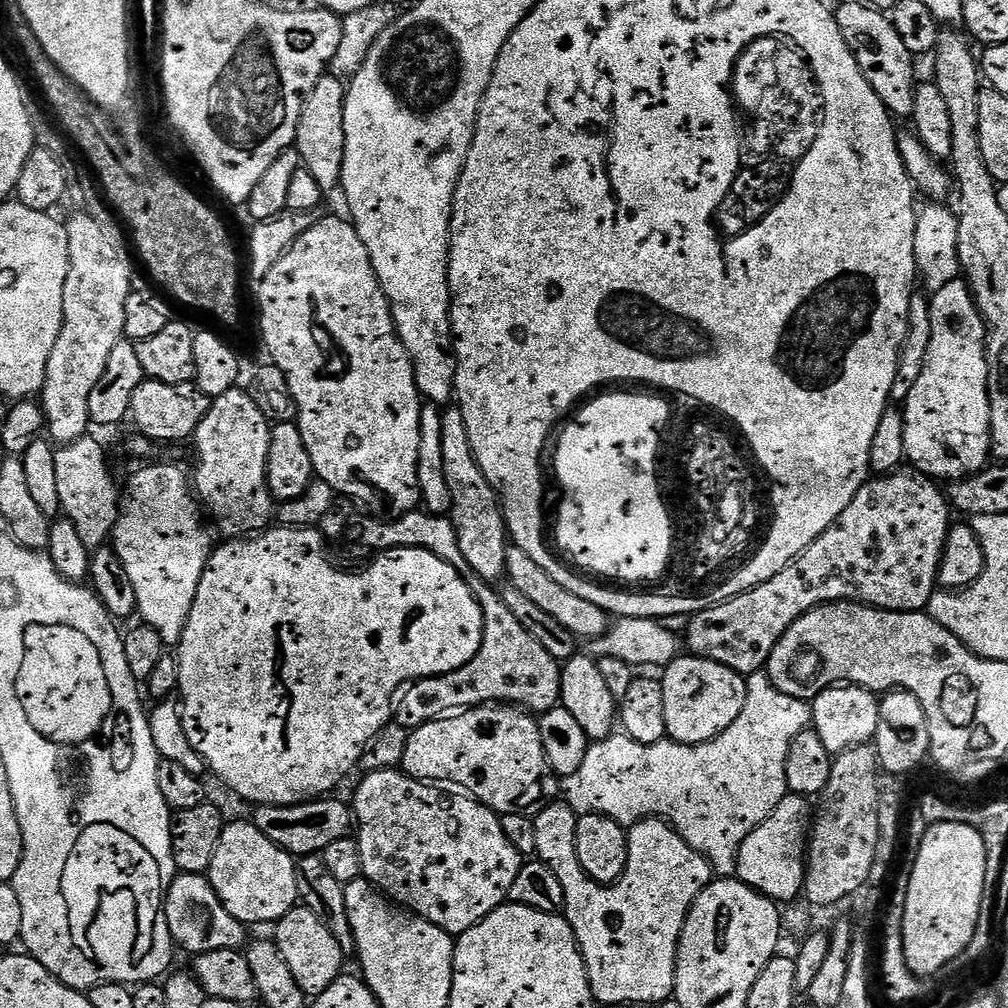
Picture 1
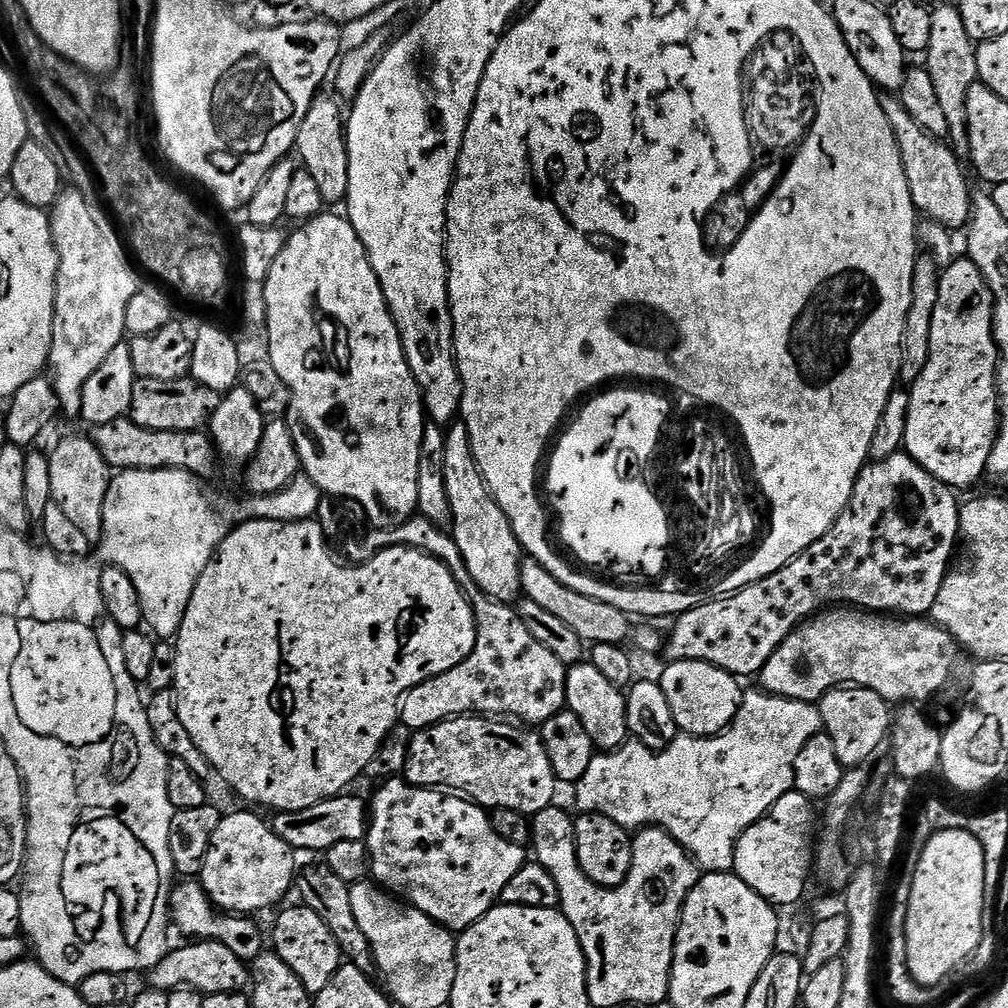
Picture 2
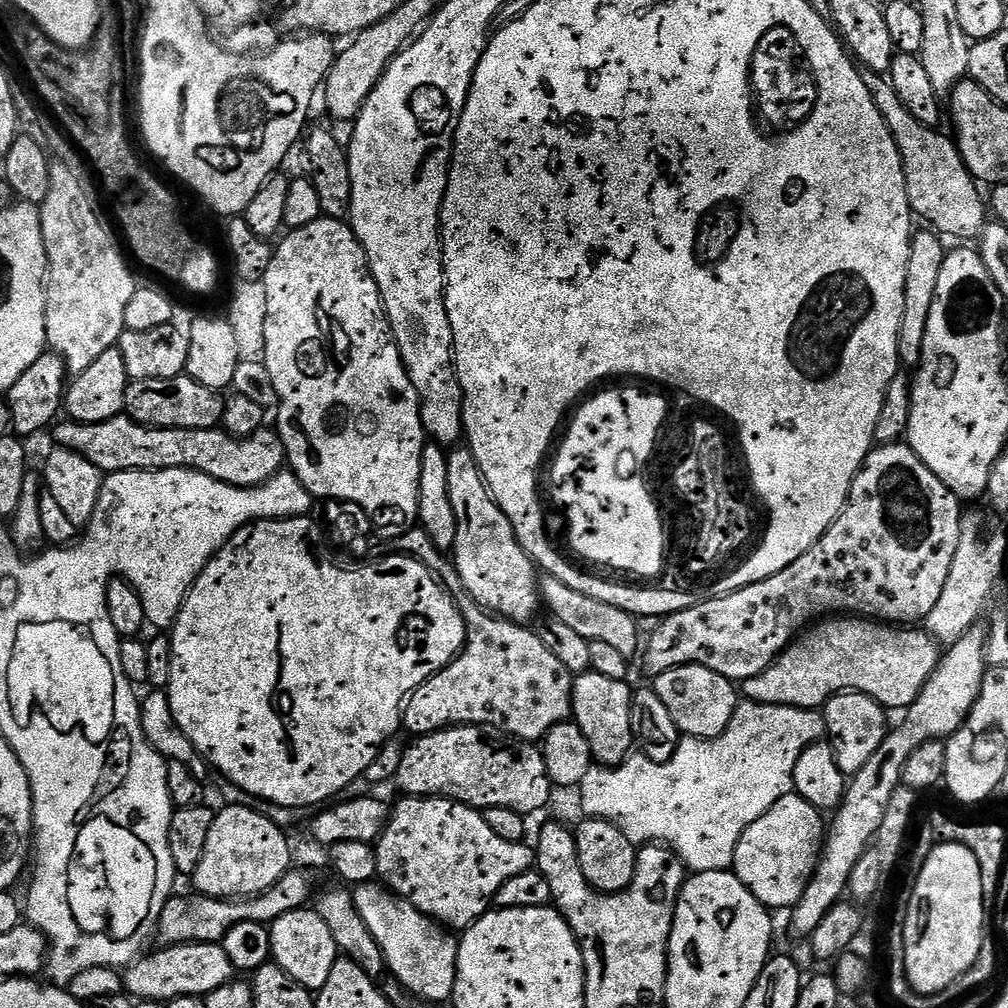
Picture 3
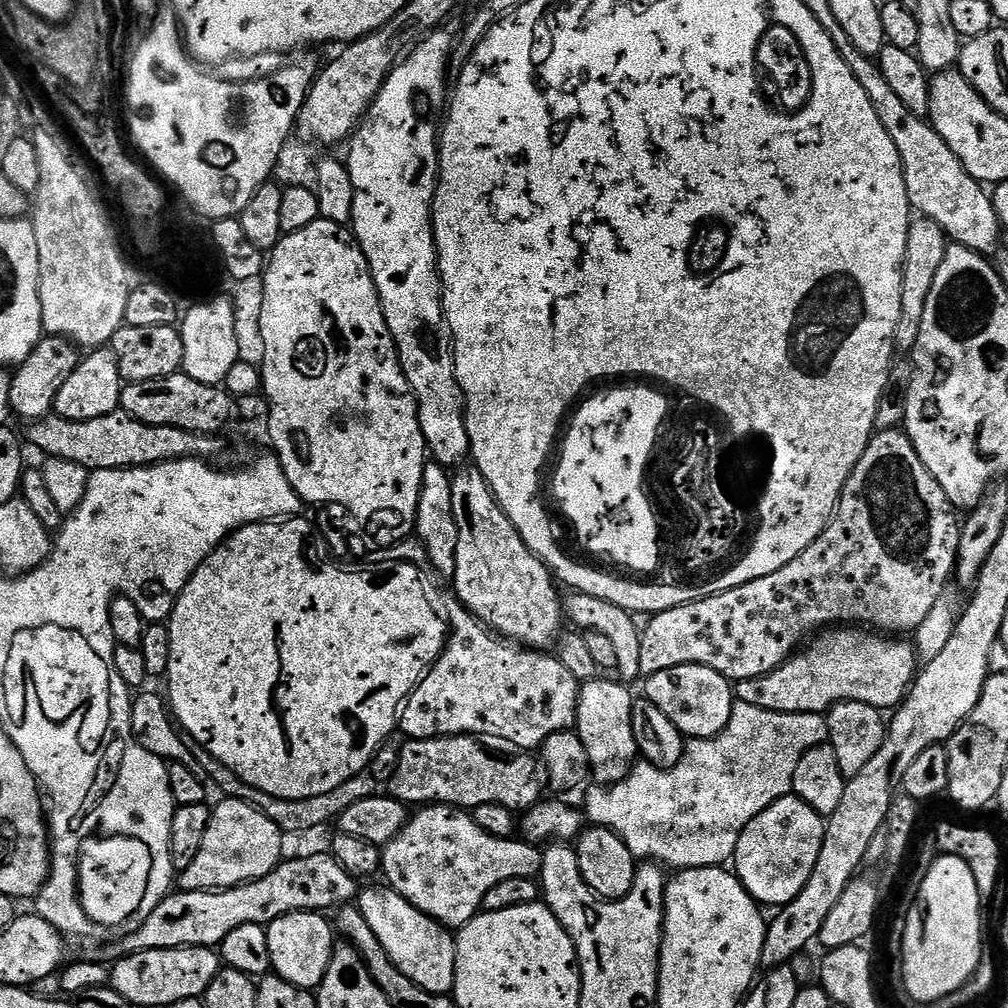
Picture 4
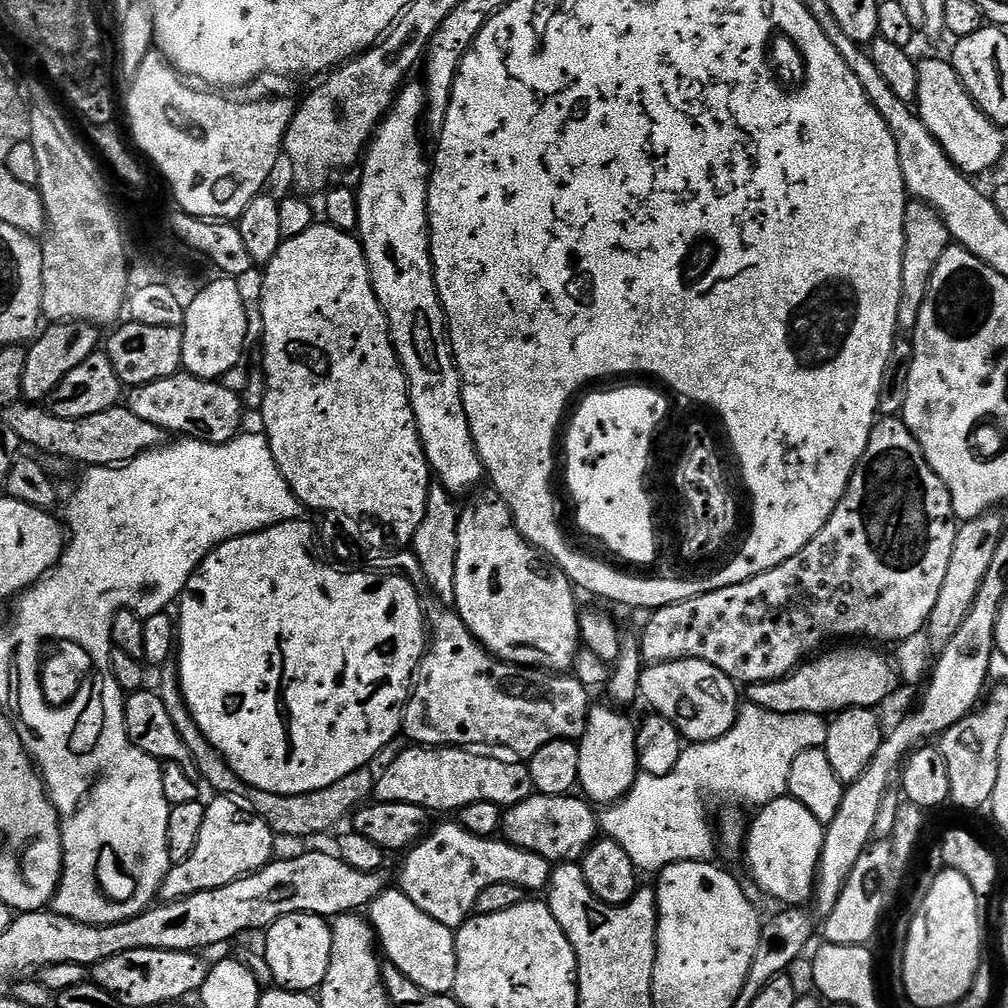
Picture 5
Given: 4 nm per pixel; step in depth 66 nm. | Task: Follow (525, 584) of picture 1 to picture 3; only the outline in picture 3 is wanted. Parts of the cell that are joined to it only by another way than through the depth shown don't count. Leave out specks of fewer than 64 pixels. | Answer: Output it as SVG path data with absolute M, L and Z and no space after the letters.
M544 574L539 577L540 599L545 609L549 608L551 619L570 626L575 633L587 637L588 640L606 642L617 648L623 656L632 658L642 648L642 632L637 617L630 615L626 610L618 610L618 606L610 606L610 602L598 602L598 598L590 598L586 594L578 594L574 586L566 586L558 578Z

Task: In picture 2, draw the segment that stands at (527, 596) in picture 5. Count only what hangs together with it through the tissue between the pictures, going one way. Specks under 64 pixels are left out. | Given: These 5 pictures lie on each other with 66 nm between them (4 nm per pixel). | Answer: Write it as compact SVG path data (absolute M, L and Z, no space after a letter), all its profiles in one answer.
M456 422L447 429L444 441L446 442L446 454L444 461L442 462L442 474L446 474L446 494L450 498L450 510L452 511L452 522L450 525L450 531L454 542L458 546L458 550L462 550L462 558L466 558L466 570L470 570L470 578L474 578L474 582L478 582L478 586L483 590L491 600L498 600L501 604L512 604L513 601L521 595L520 591L520 562L522 559L522 549L518 538L514 534L514 530L510 526L510 522L506 518L506 514L502 514L502 510L498 506L498 502L490 494L490 490L484 484L482 474L478 470L478 462L474 458L474 450L470 446L470 434L466 430L466 426L463 422Z

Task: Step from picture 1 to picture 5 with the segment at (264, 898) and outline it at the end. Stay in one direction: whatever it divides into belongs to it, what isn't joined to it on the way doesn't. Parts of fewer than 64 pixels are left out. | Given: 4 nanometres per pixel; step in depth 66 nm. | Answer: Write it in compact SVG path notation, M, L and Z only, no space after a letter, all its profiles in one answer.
M217 795L212 799L216 800L206 804L206 822L202 822L198 846L194 846L194 854L190 854L186 862L169 867L160 887L161 901L181 900L221 888L272 863L275 835L263 817L245 810L230 796Z

